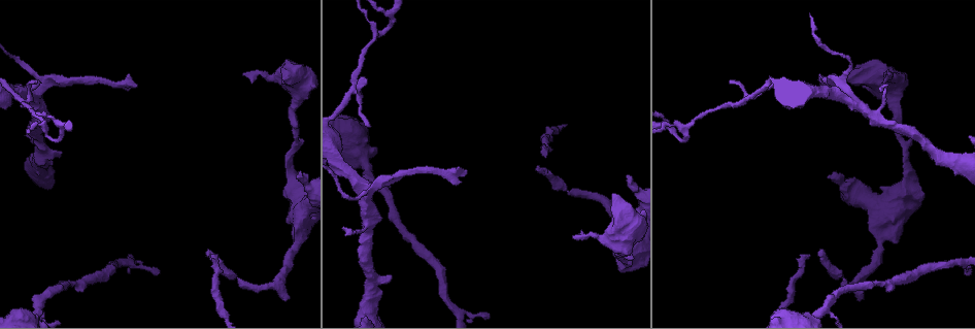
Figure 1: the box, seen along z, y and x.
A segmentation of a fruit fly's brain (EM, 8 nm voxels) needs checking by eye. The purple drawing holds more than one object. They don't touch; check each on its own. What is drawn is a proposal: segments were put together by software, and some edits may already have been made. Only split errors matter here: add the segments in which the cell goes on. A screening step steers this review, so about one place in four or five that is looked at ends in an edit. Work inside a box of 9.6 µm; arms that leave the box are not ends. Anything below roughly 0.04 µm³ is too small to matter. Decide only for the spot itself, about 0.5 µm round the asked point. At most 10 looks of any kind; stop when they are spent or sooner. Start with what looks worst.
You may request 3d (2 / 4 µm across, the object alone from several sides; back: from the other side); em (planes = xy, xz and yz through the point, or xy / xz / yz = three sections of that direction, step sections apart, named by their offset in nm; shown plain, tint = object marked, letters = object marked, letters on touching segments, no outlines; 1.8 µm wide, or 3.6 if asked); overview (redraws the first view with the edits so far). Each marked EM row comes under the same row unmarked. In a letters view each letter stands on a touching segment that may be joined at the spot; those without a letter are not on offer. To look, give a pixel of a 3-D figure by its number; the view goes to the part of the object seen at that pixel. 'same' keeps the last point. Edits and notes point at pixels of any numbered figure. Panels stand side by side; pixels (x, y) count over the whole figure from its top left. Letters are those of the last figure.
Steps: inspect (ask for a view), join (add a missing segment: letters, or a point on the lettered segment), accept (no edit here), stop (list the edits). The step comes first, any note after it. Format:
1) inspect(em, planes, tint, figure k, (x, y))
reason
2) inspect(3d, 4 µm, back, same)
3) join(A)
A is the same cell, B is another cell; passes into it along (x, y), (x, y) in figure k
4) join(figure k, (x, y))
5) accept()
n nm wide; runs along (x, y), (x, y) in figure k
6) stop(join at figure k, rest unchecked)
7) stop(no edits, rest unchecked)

inspect(em, planes, letters, figure 1, (628, 174))
branch stops here

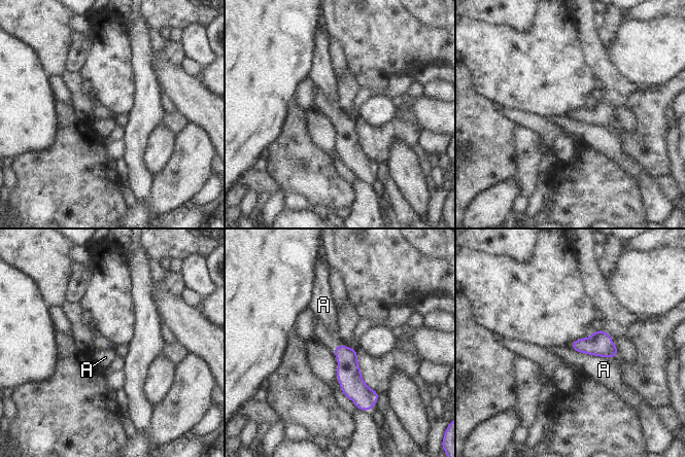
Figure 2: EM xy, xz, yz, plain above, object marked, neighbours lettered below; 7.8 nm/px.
accept()
A is another cell; no lettered segment goes on from it

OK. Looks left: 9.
inspect(3d, 4 µm, figure 1, (465, 172))
end of a long branch

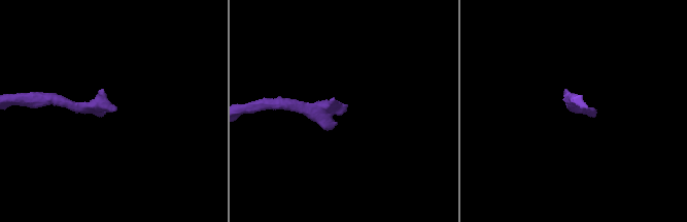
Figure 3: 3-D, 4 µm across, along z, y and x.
inspect(em, xz, step 4, tint, figure 3, (346, 105))
need the tissue

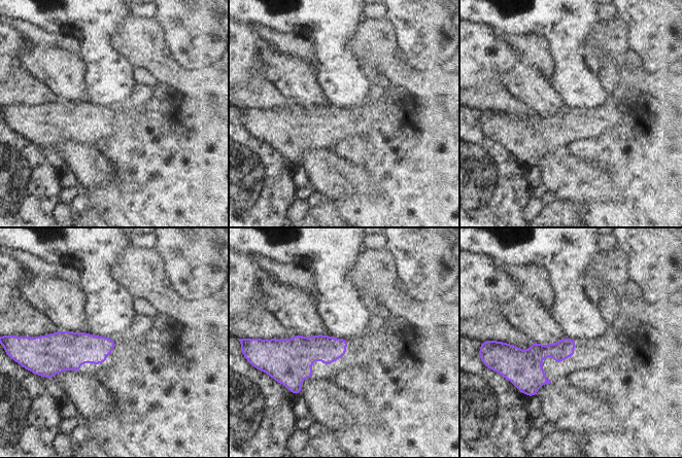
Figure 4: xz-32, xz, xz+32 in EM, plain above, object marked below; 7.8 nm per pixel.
inspect(em, planes, letters, same)
another direction

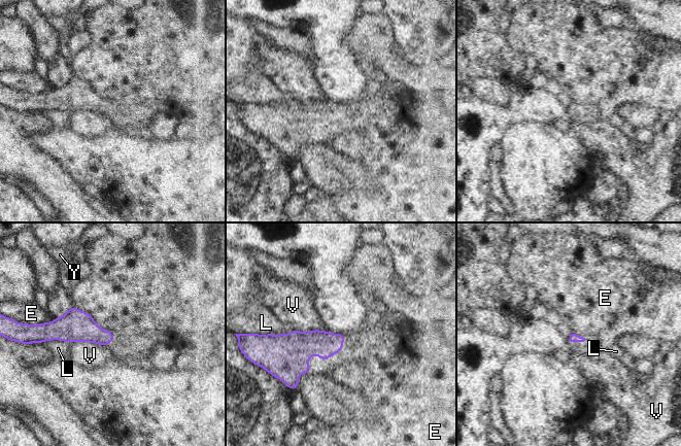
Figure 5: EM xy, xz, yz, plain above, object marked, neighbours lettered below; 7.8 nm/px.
accept()
E, L, V and Y are other cells; border along (71, 306), (86, 311), (99, 327) in figure 5; no lettered segment goes on from it

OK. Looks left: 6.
inspect(em, xy, step 16, tint, figure 1, (389, 277))

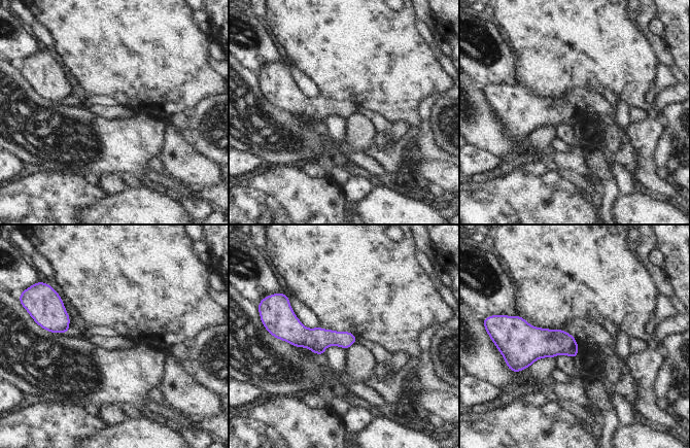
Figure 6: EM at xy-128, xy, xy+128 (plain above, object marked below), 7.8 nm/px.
inspect(em, planes, letters, same)

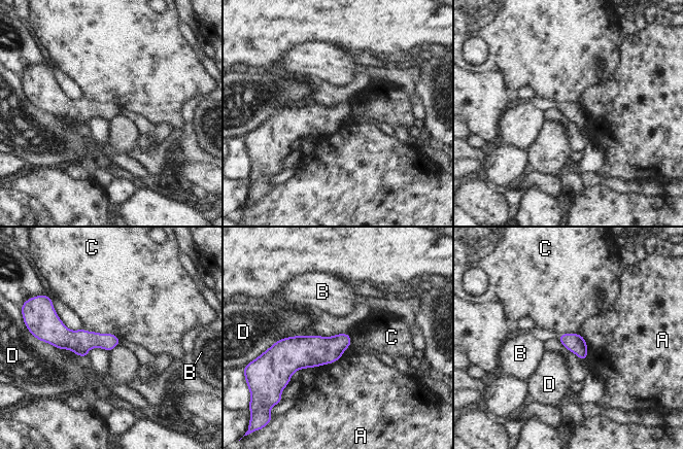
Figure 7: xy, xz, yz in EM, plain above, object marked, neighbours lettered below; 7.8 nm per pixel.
accept()
140 nm wide; A, B, C and D are other cells; runs along (45, 337), (117, 341) in figure 7; none of them fits

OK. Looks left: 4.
inspect(3d, 2 µm, figure 1, (369, 126))
tapers out

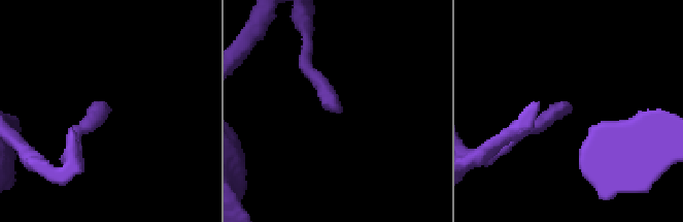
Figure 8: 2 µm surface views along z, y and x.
inspect(em, xy, step 8, letters, figure 8, (569, 109))
now the EM

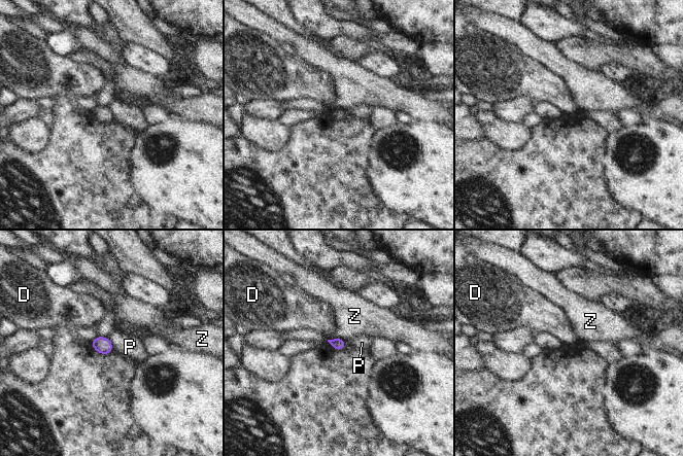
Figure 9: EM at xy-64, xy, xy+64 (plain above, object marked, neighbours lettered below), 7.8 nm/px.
inspect(em, planes, letters, same)
another direction

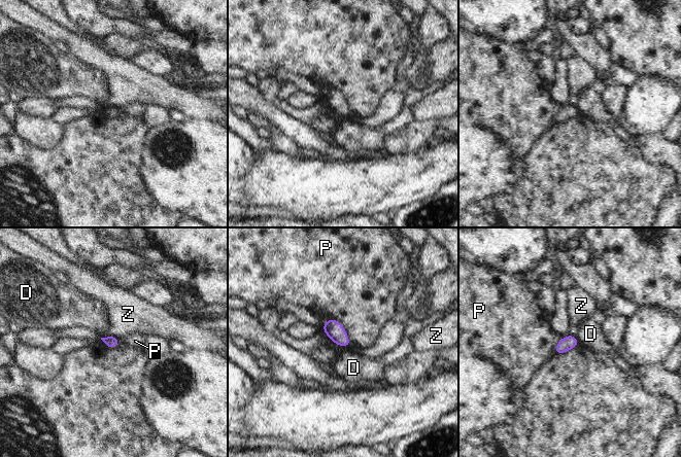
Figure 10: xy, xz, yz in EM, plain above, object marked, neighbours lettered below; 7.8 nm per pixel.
accept()
P touches over 260 nm; D, P and Z are other cells; border along (575, 337), (579, 342) in figure 10; none of them fits

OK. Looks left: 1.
stop(no edits, rest unchecked)

